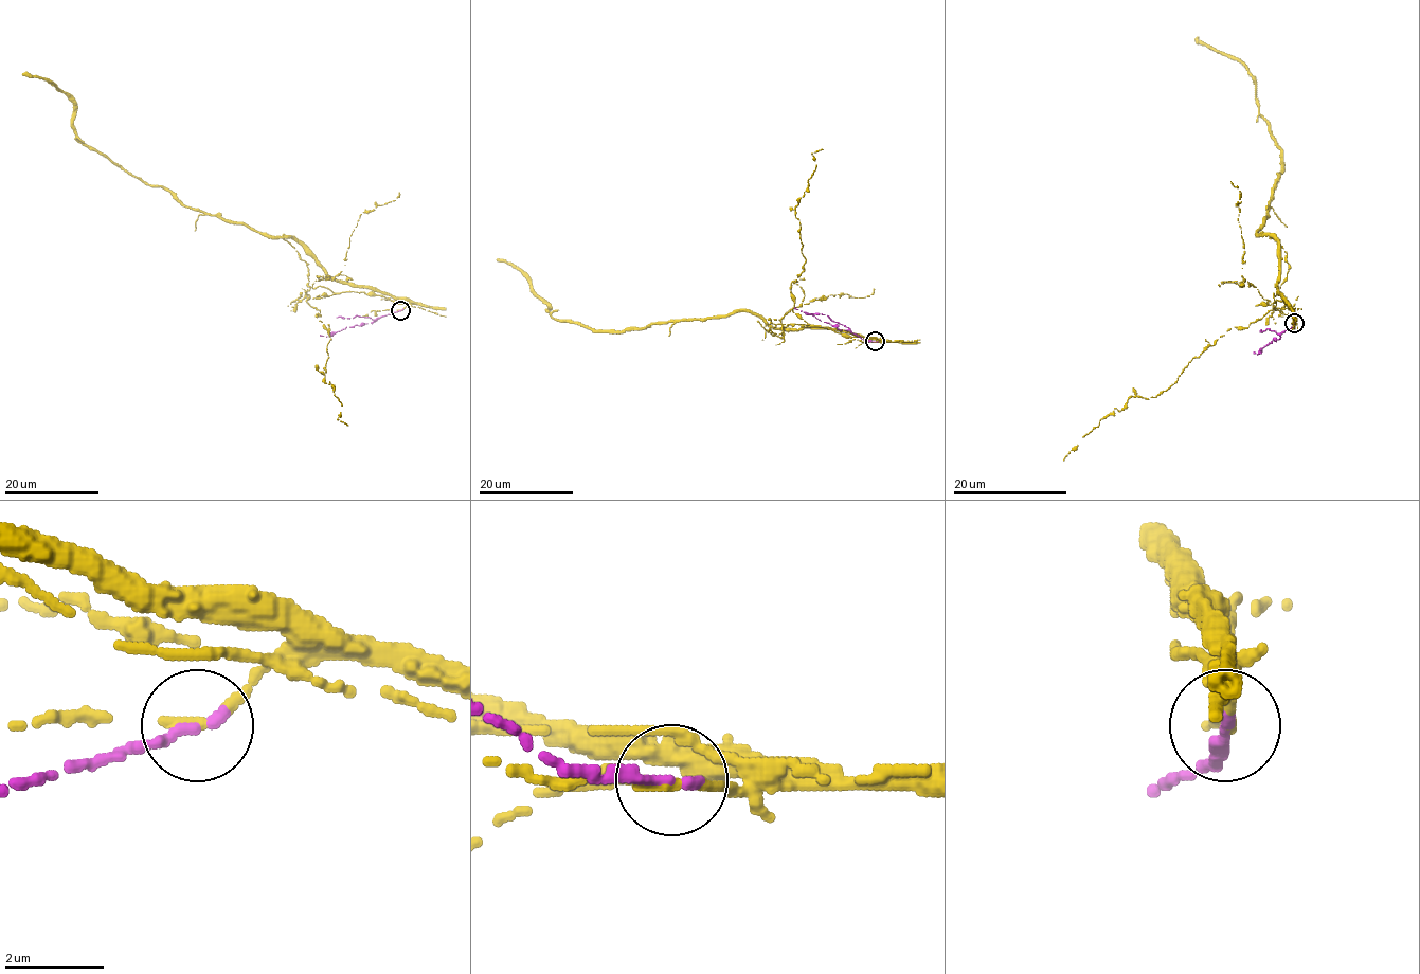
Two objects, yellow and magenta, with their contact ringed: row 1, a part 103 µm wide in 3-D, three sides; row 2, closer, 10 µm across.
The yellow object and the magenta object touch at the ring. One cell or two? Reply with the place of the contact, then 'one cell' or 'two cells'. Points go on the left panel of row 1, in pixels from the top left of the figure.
at (400, 310); two cells

